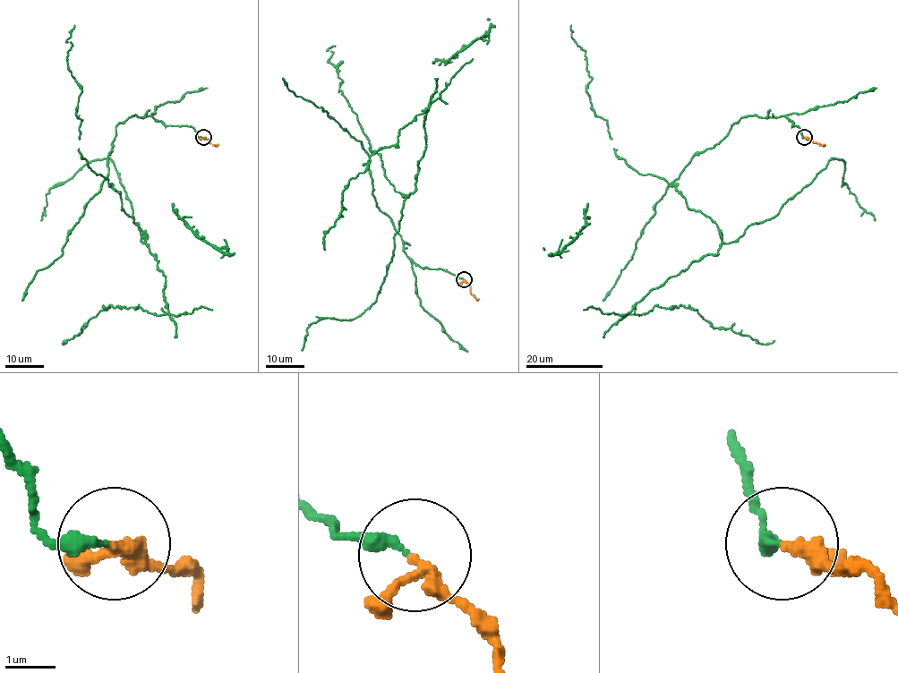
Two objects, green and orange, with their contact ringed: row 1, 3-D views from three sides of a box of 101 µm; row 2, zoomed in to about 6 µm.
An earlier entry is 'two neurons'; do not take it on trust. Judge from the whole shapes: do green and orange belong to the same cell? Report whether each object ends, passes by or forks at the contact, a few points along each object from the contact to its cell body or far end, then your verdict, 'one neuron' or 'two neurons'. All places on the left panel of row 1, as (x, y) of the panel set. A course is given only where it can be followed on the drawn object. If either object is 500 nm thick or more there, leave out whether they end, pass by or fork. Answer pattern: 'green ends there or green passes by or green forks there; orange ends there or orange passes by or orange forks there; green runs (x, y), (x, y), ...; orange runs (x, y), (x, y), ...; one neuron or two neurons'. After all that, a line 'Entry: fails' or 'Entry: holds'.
green ends there; orange passes by; green runs (202, 137), (146, 115), (115, 127), (103, 183), (119, 193), (156, 256), (168, 314), (108, 305), (64, 340); orange runs (203, 137), (211, 143), (218, 145); one neuron
Entry: fails

